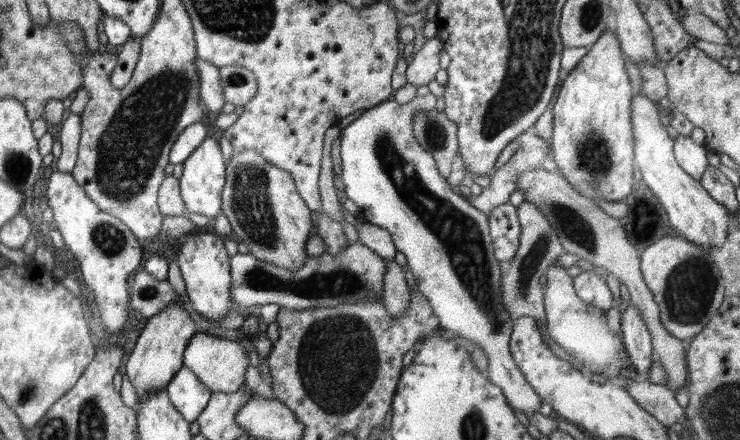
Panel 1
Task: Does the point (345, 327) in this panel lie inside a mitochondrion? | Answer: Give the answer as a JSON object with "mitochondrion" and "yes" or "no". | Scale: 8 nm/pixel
{"mitochondrion":"yes"}

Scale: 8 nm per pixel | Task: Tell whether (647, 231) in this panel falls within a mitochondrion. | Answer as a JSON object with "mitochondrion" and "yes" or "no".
{"mitochondrion":"no"}

